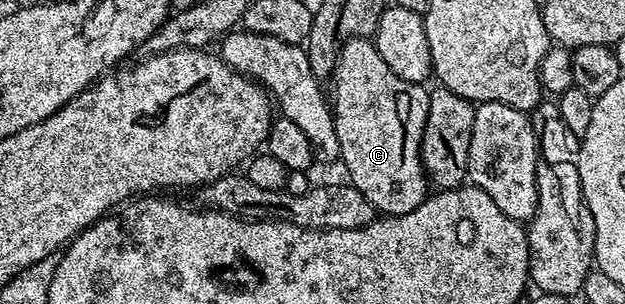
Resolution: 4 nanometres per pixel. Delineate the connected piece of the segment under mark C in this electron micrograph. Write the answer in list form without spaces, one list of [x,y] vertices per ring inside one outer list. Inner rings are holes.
[[[367,36],[348,38],[339,47],[339,58],[333,71],[334,82],[333,113],[339,158],[347,169],[350,184],[364,194],[365,200],[380,215],[413,212],[413,208],[417,208],[417,204],[421,204],[429,194],[429,182],[425,177],[423,161],[419,158],[423,129],[429,112],[428,91],[420,83],[401,80],[401,76],[397,76],[397,72],[393,72],[393,68],[381,60],[374,41]]]

